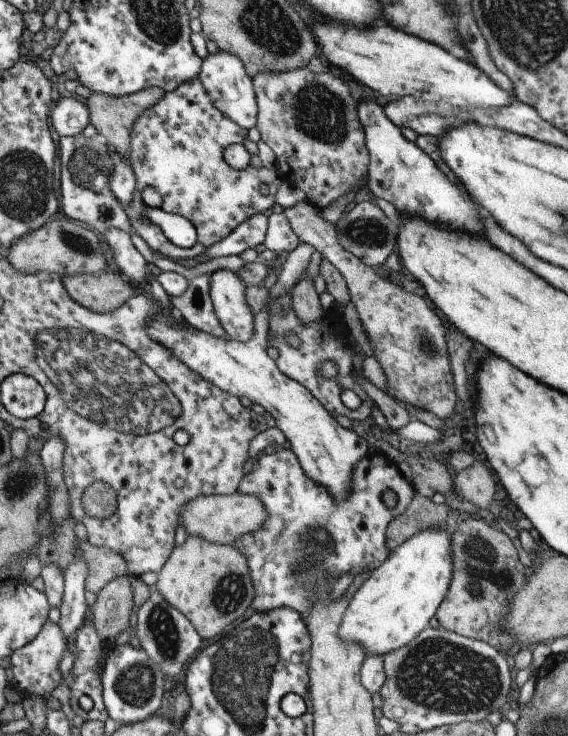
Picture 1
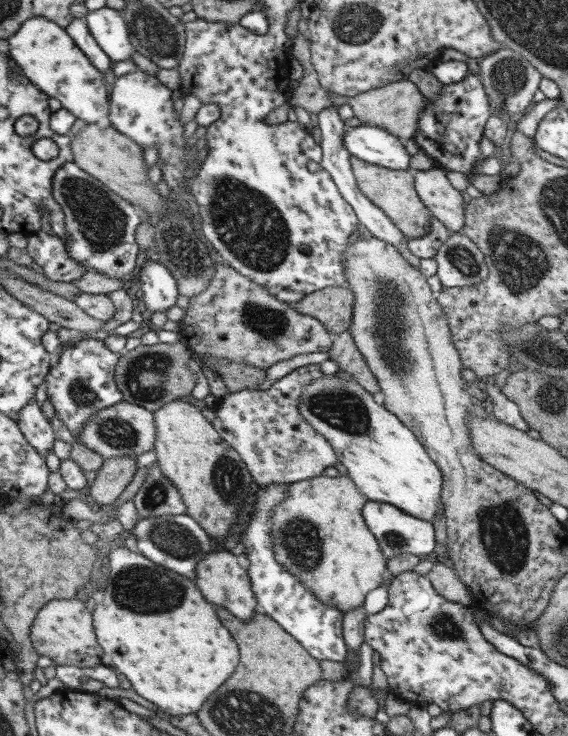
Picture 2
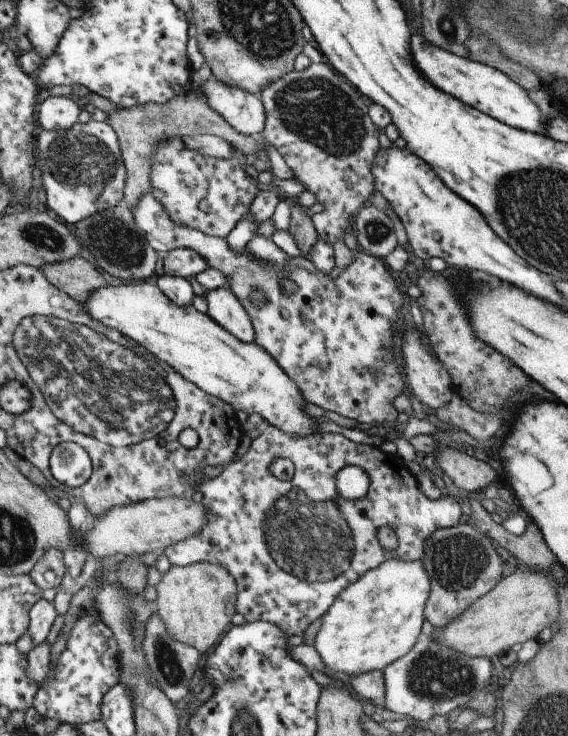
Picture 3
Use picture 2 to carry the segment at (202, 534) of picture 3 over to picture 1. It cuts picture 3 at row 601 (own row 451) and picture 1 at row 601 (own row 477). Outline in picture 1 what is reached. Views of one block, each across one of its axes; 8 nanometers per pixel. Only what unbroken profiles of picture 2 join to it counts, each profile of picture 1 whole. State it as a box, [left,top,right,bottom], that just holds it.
[233,448,416,615]

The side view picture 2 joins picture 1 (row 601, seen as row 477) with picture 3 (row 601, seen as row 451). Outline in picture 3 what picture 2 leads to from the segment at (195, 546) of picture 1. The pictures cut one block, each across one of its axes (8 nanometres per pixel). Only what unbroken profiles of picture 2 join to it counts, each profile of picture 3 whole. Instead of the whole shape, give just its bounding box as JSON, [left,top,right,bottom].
[154,563,237,655]

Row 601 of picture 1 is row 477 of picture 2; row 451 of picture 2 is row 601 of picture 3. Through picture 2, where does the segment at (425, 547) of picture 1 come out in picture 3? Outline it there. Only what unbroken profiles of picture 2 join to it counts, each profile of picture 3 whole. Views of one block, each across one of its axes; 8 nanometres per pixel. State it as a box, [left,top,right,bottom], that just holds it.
[313,558,430,677]

